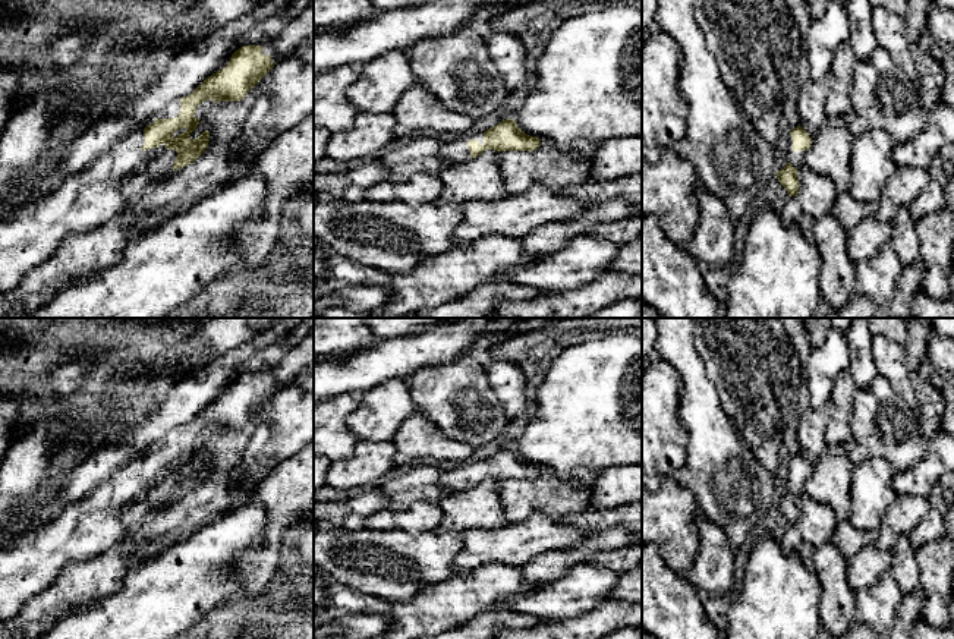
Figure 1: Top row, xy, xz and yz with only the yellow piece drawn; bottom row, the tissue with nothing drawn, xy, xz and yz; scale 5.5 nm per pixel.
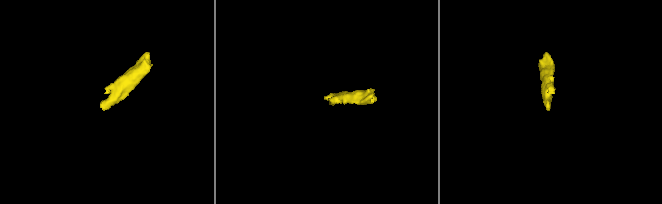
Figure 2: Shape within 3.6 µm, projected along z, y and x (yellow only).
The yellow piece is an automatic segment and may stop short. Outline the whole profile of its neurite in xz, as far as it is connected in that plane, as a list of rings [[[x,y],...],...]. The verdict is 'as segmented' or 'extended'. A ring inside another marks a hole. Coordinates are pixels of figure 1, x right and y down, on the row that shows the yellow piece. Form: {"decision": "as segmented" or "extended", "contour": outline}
{"decision": "extended", "contour": [[[506,119],[498,125],[475,136],[466,136],[456,142],[443,144],[440,157],[451,164],[466,163],[487,149],[500,151],[535,151],[541,139],[526,135],[514,122]]]}

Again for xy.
{"decision": "extended", "contour": [[[314,0],[286,25],[271,44],[240,47],[232,54],[226,67],[208,76],[191,95],[170,101],[145,129],[135,129],[127,133],[85,171],[66,177],[41,199],[6,213],[0,220],[0,292],[21,287],[22,280],[45,262],[67,236],[88,232],[120,215],[125,210],[123,180],[154,160],[161,144],[166,145],[166,149],[177,152],[173,170],[193,163],[210,142],[208,130],[196,139],[191,138],[201,120],[195,117],[196,107],[207,100],[214,103],[243,100],[276,63],[281,62],[302,40],[311,35],[314,35]]]}

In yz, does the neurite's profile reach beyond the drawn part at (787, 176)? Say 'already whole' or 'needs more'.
needs more

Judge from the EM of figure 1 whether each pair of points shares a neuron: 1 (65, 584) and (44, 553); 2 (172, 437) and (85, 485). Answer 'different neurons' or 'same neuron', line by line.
1: different neurons
2: different neurons

